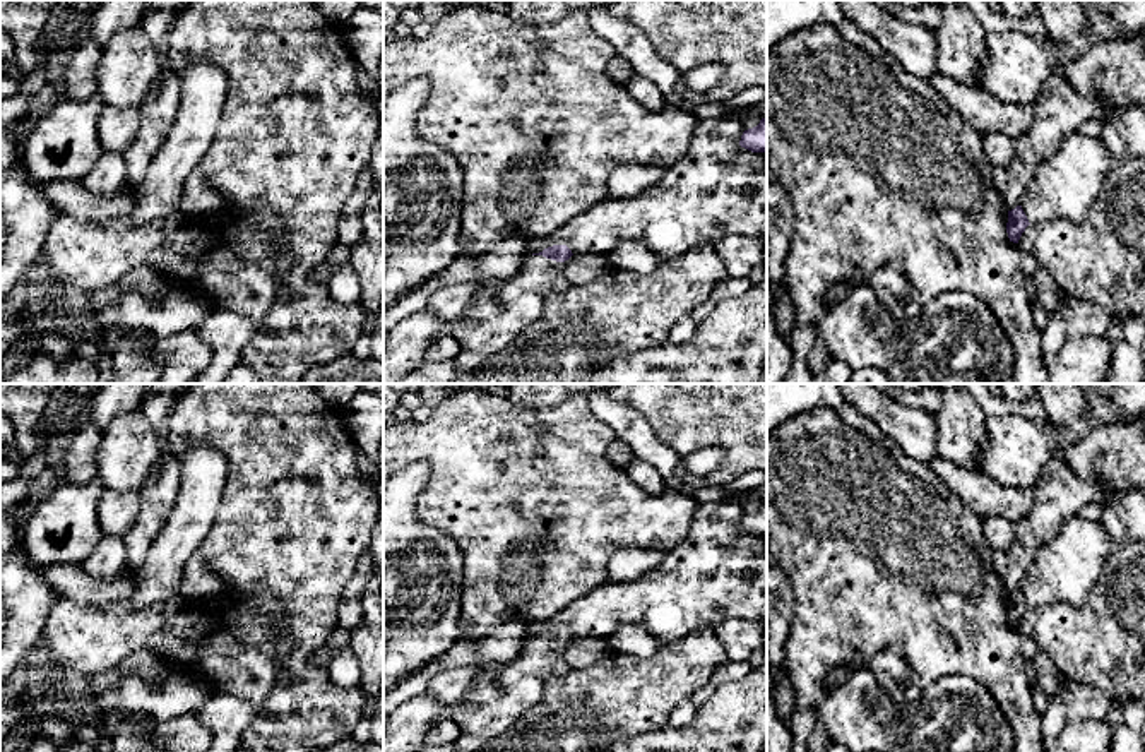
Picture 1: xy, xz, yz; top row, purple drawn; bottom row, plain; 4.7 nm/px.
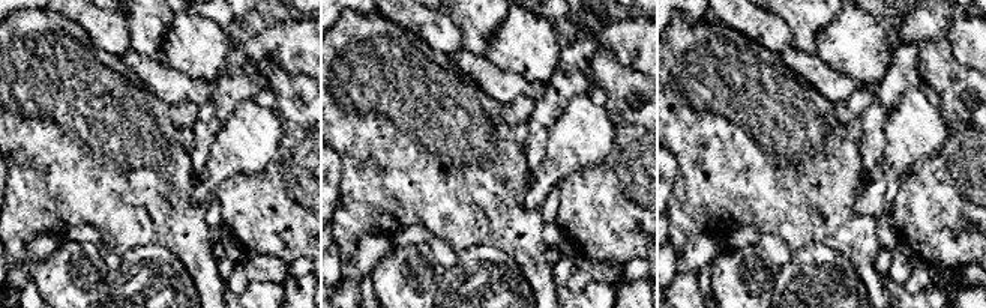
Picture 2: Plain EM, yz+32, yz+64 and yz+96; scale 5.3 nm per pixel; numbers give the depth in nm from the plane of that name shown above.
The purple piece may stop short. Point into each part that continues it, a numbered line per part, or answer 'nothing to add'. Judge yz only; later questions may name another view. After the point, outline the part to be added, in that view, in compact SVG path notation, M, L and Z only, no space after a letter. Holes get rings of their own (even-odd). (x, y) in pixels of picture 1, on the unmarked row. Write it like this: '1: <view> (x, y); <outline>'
1: yz (1070, 564); M1066 517L1029 567L1022 593L1030 608L1063 601L1080 606L1104 572L1111 536L1101 521Z

